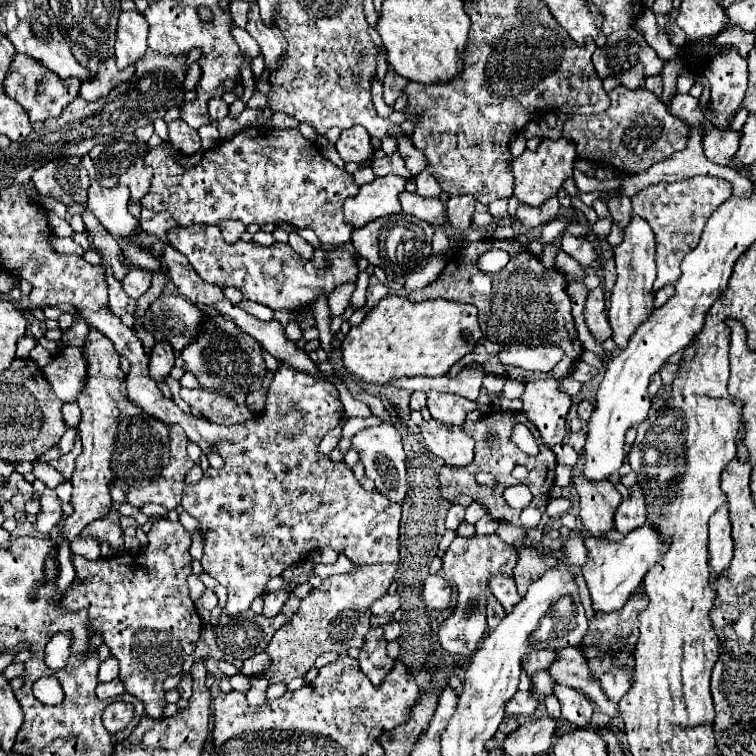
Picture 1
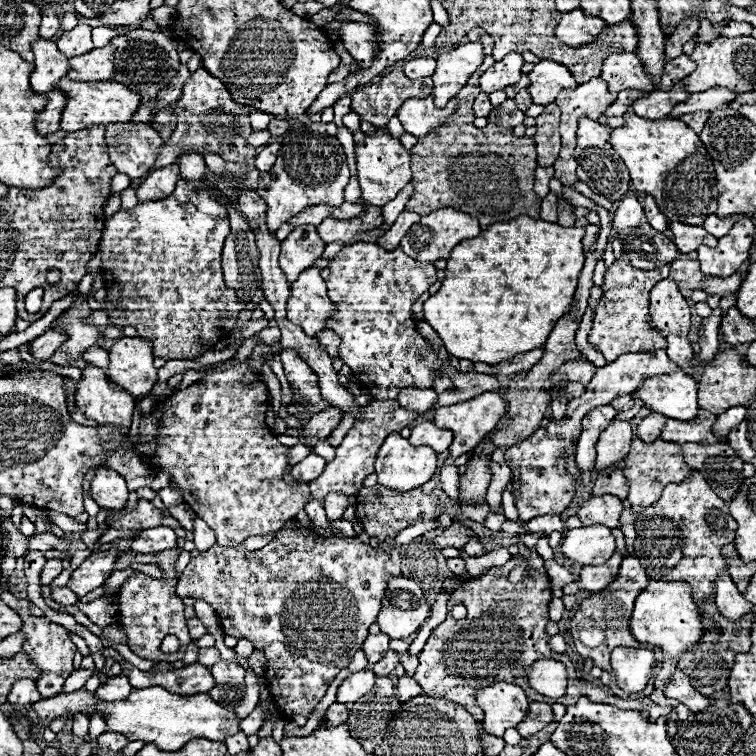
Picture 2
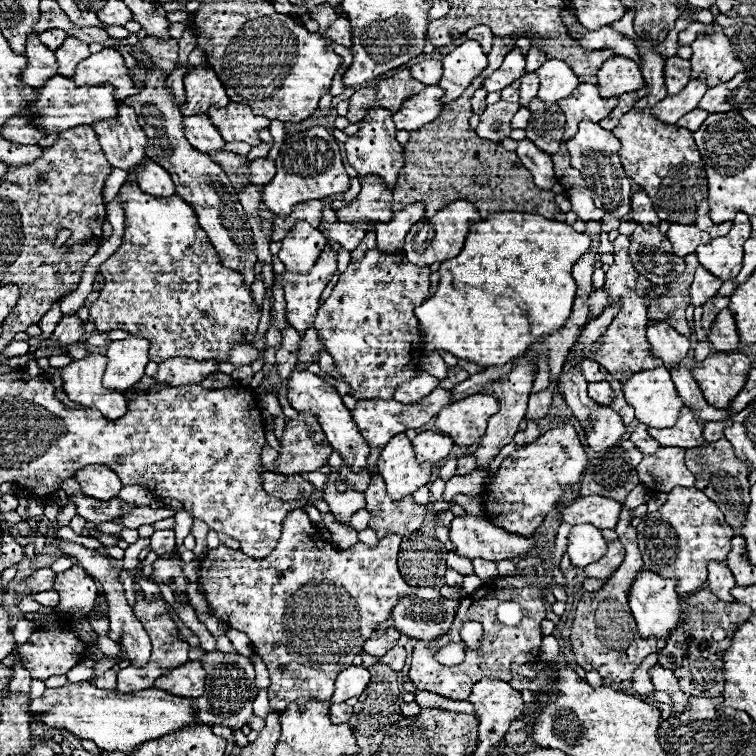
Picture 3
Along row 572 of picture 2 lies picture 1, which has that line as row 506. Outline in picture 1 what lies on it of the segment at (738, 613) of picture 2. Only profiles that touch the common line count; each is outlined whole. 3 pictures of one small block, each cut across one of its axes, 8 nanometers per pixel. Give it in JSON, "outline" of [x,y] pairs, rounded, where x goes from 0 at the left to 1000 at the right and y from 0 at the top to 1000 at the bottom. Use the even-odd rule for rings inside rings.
{"outline":[[[952,669],[944,683],[939,685],[939,717],[937,746],[947,759],[955,759],[971,735],[971,714],[968,714],[968,693],[963,683],[963,669]]]}

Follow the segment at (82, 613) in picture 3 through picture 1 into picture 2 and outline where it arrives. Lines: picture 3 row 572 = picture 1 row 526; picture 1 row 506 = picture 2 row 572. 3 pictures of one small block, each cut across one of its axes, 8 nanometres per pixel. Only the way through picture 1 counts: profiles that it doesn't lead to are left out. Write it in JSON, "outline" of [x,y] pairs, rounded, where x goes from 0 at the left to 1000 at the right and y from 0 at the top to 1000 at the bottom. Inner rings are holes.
{"outline":[[[140,728],[140,730],[124,730],[116,735],[98,757],[93,770],[87,772],[103,791],[114,788],[124,778],[135,775],[143,762],[148,759],[148,743],[153,741],[156,728]]]}

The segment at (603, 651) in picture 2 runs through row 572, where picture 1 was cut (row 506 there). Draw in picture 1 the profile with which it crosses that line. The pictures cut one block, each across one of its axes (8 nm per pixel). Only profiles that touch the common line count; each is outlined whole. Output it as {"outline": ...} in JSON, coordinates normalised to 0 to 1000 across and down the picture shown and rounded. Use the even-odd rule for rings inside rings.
{"outline":[[[847,643],[833,646],[833,656],[823,661],[812,683],[812,698],[823,706],[831,706],[854,690],[854,667]]]}

